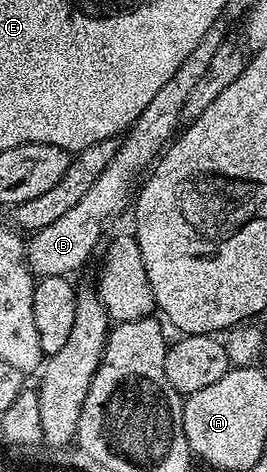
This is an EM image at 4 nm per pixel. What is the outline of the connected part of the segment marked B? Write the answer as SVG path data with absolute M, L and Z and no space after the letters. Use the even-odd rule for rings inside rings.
M223 18L215 20L209 26L209 30L205 30L205 38L201 38L201 42L193 46L193 54L189 54L189 58L185 58L185 62L177 66L173 78L169 78L169 82L165 82L165 86L161 86L161 90L157 90L157 95L149 101L149 106L141 110L141 114L119 140L119 149L117 154L113 154L113 162L109 162L109 166L101 170L101 178L97 178L97 182L89 186L89 191L81 198L81 202L77 202L77 206L73 206L73 210L67 211L63 217L57 218L57 222L45 226L45 230L30 233L25 244L27 267L36 277L70 277L71 272L85 267L87 259L94 254L95 247L96 252L100 247L107 223L117 219L126 208L128 211L137 188L137 181L154 165L160 153L171 143L180 127L183 107L189 98L189 93L205 74L213 54L217 54L217 46L221 46L228 39L225 20Z

